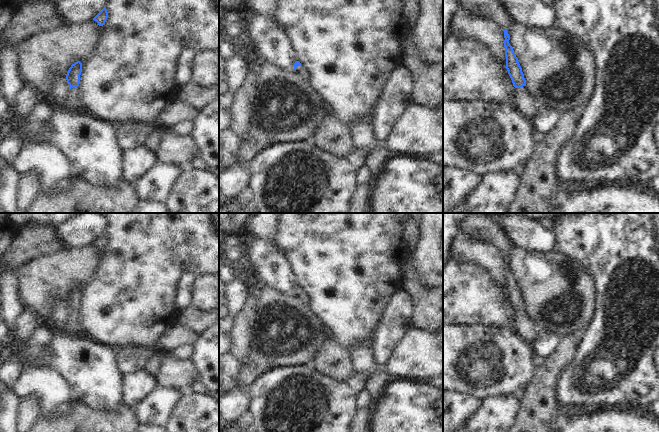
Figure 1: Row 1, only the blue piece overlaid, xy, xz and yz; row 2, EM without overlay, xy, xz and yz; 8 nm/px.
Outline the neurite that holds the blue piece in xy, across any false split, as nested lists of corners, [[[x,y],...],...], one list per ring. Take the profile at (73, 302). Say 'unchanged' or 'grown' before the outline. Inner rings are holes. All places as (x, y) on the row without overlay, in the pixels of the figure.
grown | [[[80,285],[75,286],[69,292],[66,299],[66,304],[70,310],[70,314],[68,315],[64,327],[60,330],[61,332],[65,332],[75,337],[82,337],[78,321],[78,310],[81,304],[80,302],[81,296],[82,296],[82,287]]]

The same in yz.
grown | [[[504,254],[504,262],[506,293],[515,311],[516,333],[521,339],[533,343],[538,334],[538,326],[526,312],[526,304],[518,282],[509,267],[510,260],[507,254]]]

